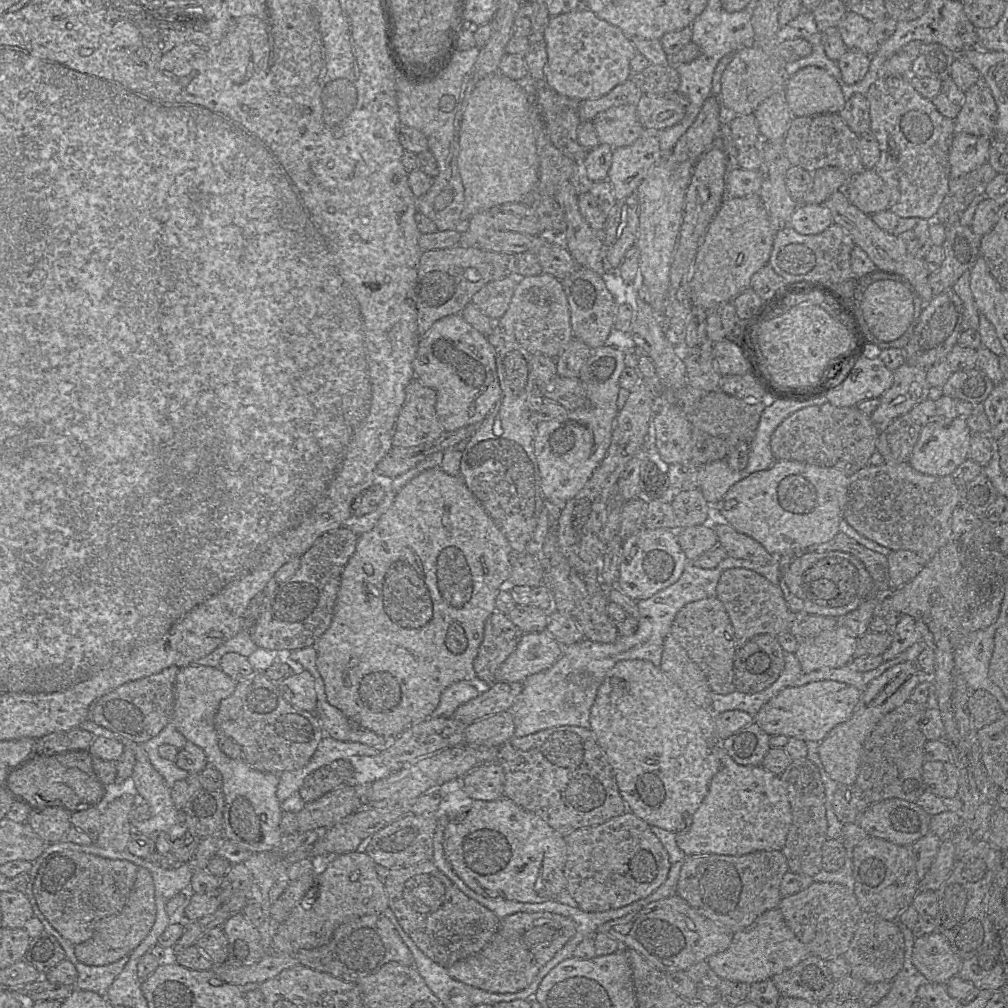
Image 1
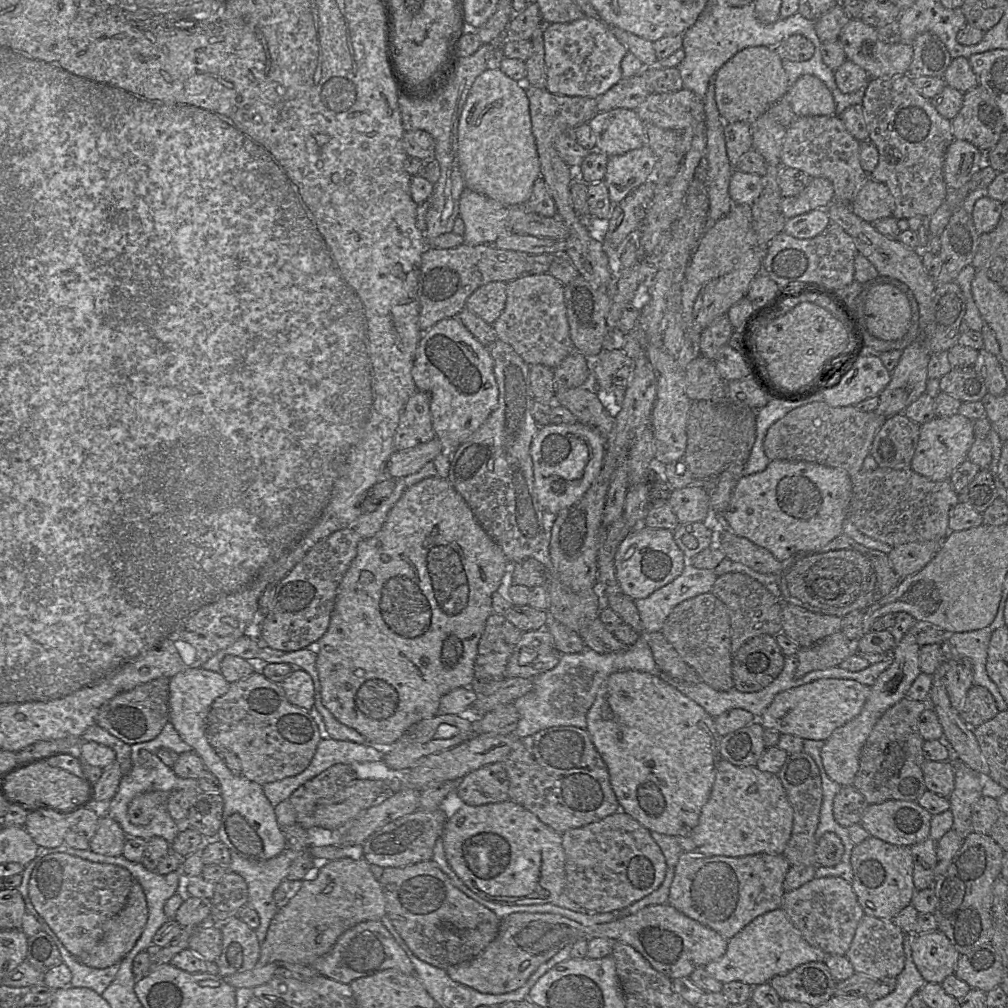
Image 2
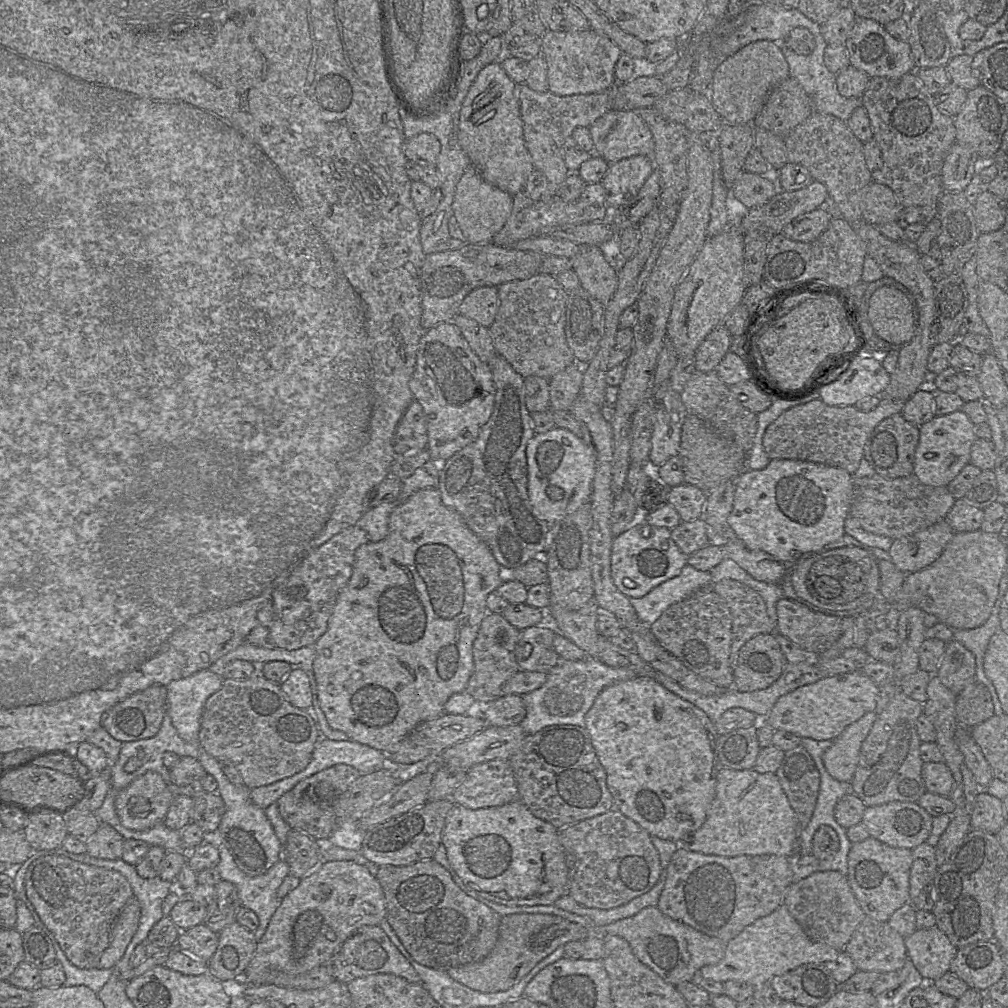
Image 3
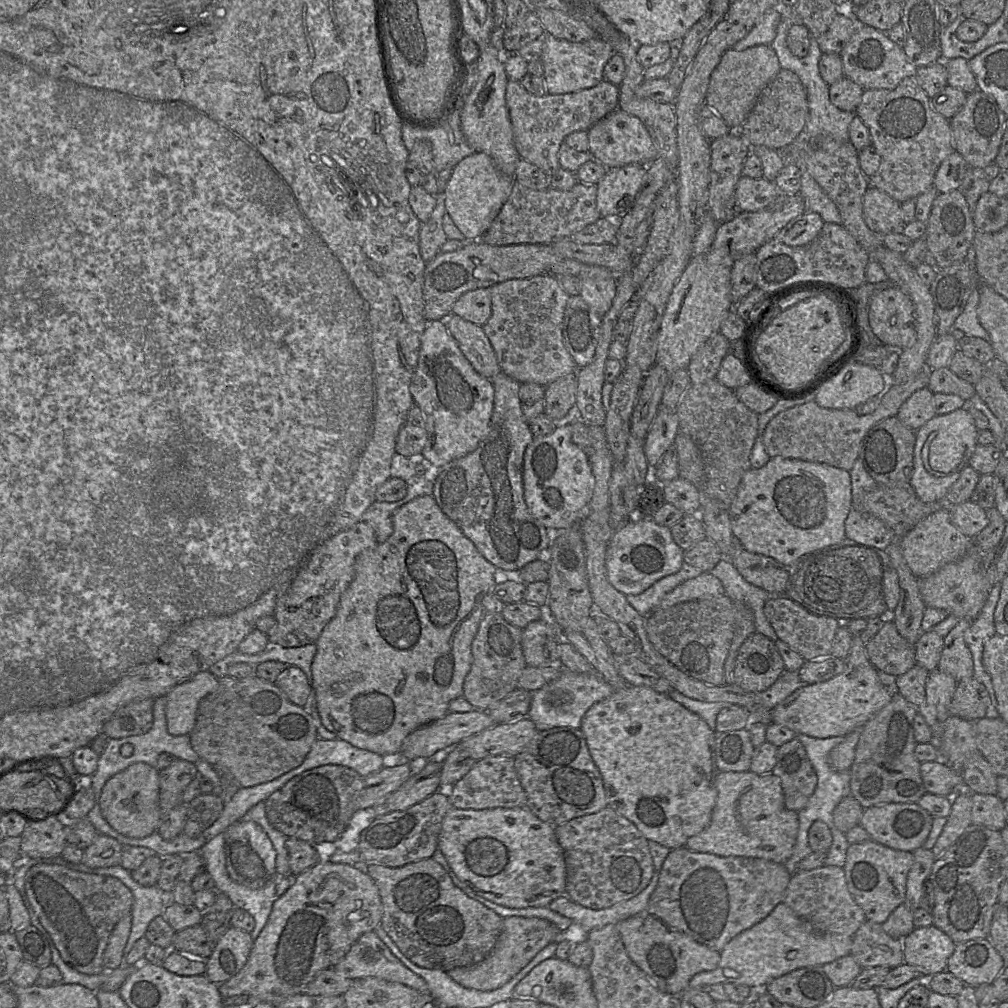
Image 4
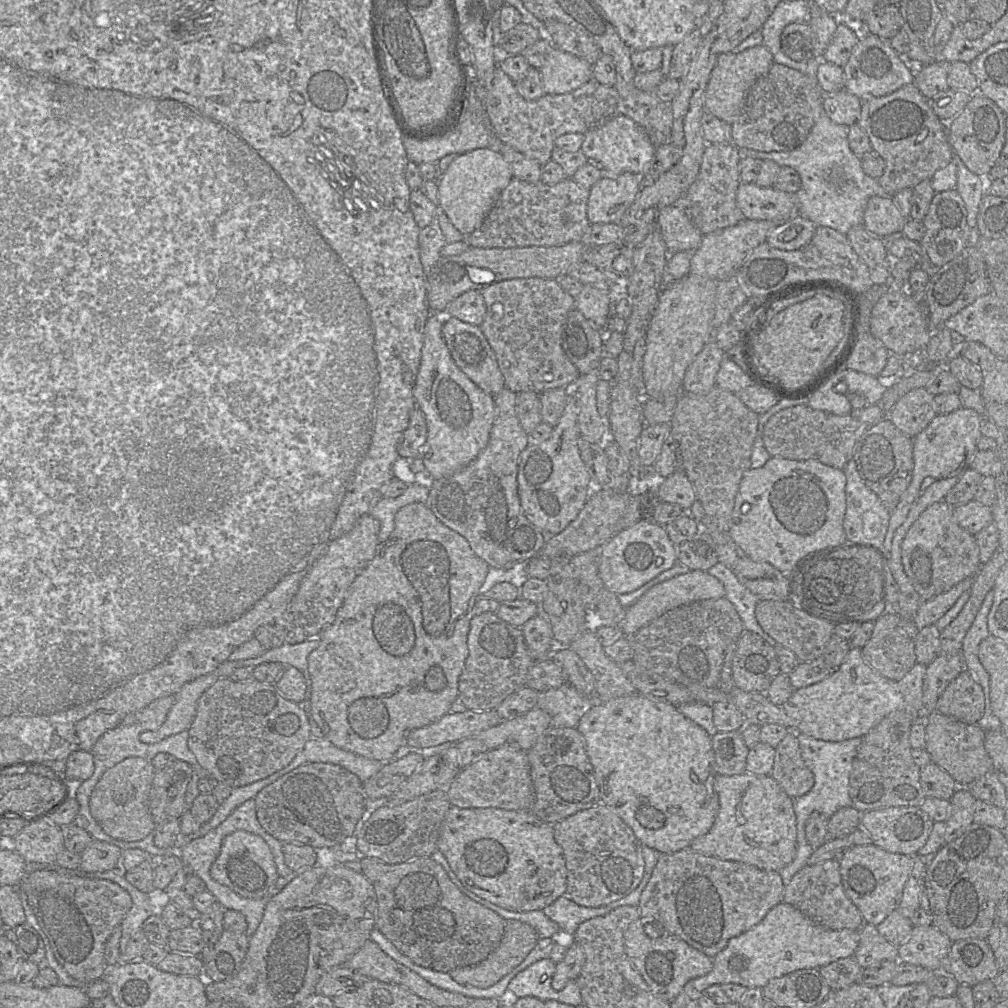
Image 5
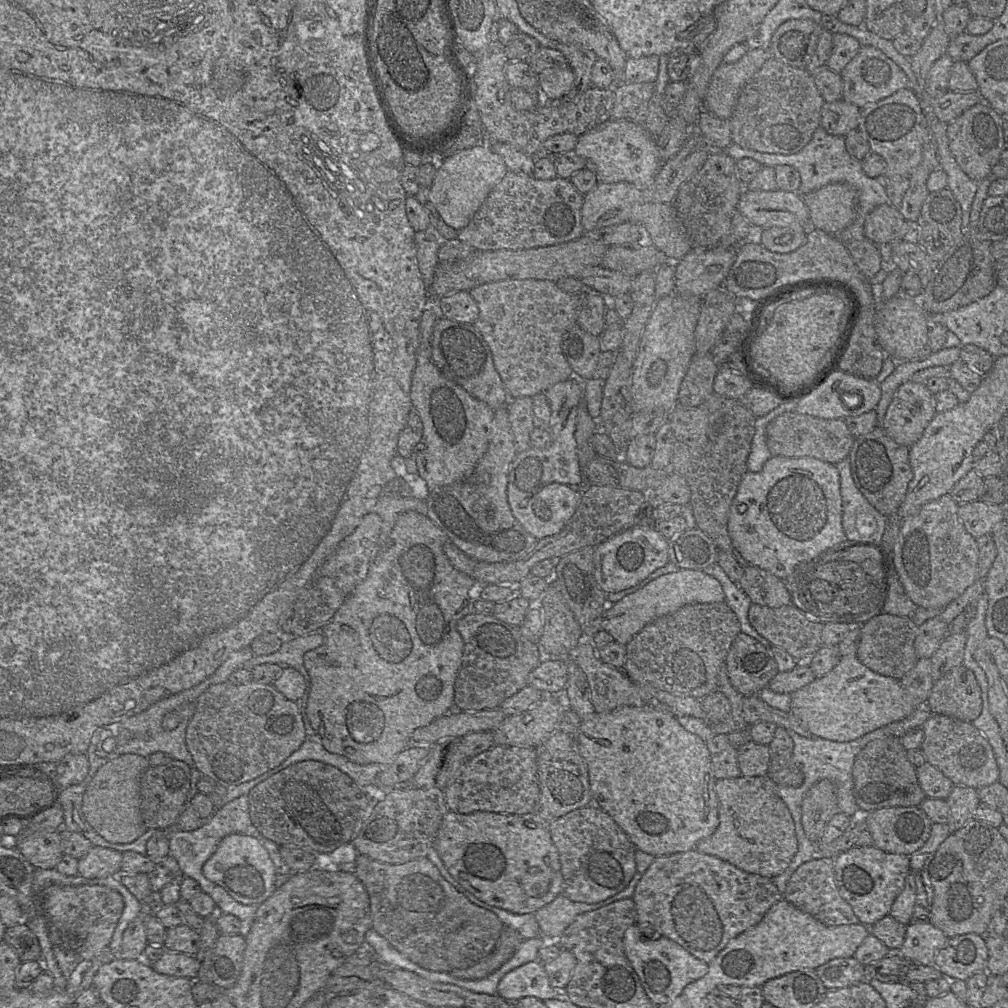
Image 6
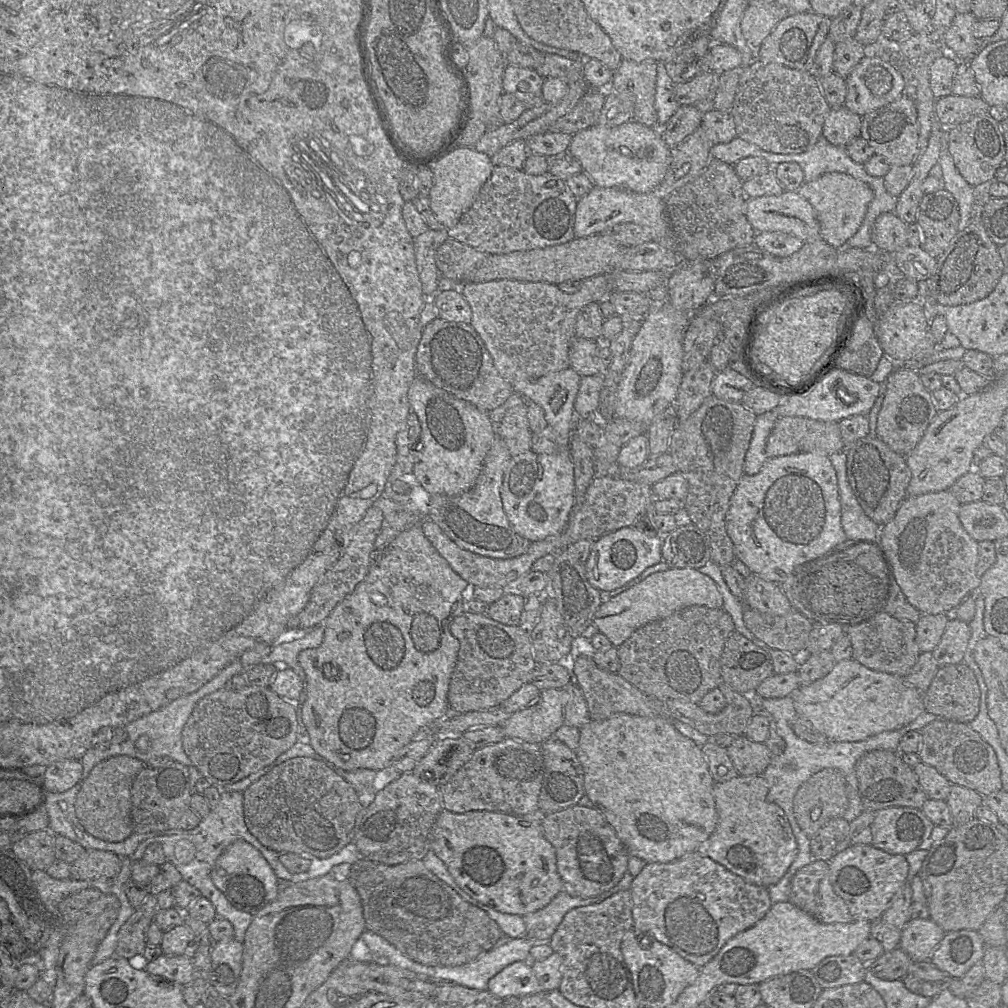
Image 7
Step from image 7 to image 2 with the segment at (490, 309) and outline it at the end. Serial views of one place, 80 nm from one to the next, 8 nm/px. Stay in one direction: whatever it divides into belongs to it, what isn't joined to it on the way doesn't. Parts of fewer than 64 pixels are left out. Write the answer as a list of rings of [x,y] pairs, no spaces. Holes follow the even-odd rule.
[[[549,273],[524,274],[506,283],[505,307],[491,324],[497,339],[509,344],[529,366],[541,364],[555,369],[574,351],[567,319],[564,285]]]

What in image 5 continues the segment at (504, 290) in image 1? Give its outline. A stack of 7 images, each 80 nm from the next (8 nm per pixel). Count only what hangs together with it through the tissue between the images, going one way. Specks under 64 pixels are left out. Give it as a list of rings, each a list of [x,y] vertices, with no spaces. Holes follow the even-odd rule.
[[[469,290],[455,298],[446,308],[446,315],[479,326],[486,316],[486,305],[480,291]]]

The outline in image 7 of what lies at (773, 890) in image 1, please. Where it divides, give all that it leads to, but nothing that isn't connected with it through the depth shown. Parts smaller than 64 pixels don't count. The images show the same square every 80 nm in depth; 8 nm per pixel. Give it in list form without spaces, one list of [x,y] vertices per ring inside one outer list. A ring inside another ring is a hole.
[[[696,851],[668,863],[646,864],[634,877],[629,891],[632,896],[632,930],[636,938],[639,934],[650,934],[698,968],[713,959],[732,937],[758,923],[772,906],[768,888],[745,881]]]

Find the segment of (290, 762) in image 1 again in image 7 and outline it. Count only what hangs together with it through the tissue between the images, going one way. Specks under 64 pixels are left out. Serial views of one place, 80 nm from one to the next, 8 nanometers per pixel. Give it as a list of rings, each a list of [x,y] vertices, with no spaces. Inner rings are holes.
[[[247,685],[241,689],[221,688],[196,704],[182,731],[182,745],[192,764],[212,785],[232,785],[272,764],[298,741],[297,711],[269,687]]]

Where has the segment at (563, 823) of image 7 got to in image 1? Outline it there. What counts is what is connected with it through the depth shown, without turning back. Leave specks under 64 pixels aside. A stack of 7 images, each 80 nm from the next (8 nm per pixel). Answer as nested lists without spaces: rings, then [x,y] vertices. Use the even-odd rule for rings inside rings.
[[[626,811],[599,825],[579,828],[564,838],[566,842],[565,890],[577,902],[578,908],[584,912],[605,912],[607,910],[619,909],[647,897],[665,882],[671,867],[668,853],[661,841],[651,831],[650,825],[630,811]]]

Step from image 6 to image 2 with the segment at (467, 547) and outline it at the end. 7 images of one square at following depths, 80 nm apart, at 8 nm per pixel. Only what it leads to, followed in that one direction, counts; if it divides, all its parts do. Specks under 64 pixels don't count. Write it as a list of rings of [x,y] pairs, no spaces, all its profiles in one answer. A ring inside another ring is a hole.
[[[499,339],[486,347],[493,359],[498,402],[483,424],[451,454],[447,479],[510,564],[530,557],[544,564],[541,555],[547,552],[550,532],[545,531],[545,511],[534,491],[530,446],[540,427],[532,415],[530,366],[509,344]]]

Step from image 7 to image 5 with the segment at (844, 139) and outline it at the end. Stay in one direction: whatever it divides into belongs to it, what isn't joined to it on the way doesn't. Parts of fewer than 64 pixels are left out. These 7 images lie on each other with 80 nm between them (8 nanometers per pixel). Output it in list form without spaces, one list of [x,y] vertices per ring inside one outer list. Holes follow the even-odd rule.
[[[846,88],[830,94],[824,94],[823,109],[835,123],[851,126],[858,123],[862,100]]]

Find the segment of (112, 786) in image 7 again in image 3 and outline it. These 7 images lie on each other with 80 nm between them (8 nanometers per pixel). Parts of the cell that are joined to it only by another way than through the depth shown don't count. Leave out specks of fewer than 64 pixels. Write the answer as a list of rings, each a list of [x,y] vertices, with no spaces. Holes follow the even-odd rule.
[[[147,771],[117,793],[115,811],[125,828],[145,831],[164,820],[172,800],[161,775]]]

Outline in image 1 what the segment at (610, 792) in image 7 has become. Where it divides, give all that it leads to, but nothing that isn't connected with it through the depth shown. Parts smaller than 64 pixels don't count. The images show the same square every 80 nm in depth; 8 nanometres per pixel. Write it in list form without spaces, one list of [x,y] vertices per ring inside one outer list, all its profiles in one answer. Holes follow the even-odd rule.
[[[623,660],[617,662],[606,674],[600,685],[594,704],[590,711],[590,730],[593,732],[599,746],[606,754],[609,764],[614,770],[620,794],[630,812],[644,820],[650,826],[657,826],[665,830],[679,833],[688,826],[693,814],[705,798],[713,776],[720,769],[720,748],[723,741],[717,733],[715,714],[711,709],[699,706],[685,691],[674,683],[660,667],[647,660]]]

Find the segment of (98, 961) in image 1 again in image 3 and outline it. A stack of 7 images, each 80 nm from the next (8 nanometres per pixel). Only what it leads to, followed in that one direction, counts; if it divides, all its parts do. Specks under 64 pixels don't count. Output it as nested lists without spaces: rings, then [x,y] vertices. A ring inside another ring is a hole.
[[[133,896],[121,910],[111,929],[109,945],[98,962],[99,969],[113,968],[121,960],[138,929],[140,915],[139,901]]]

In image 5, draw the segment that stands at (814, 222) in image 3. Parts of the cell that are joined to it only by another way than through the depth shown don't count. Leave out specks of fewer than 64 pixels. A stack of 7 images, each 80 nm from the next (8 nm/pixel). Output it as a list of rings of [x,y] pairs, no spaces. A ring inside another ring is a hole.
[[[795,214],[773,228],[767,235],[766,243],[780,250],[798,250],[811,241],[816,228],[812,221]]]

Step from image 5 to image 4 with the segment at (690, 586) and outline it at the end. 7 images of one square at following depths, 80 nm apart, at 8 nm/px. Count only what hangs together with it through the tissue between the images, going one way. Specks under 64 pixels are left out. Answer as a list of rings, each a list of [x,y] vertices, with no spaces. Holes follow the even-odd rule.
[[[708,572],[689,579],[667,593],[657,609],[665,609],[679,603],[688,602],[702,597],[724,595],[724,588],[718,578]]]

